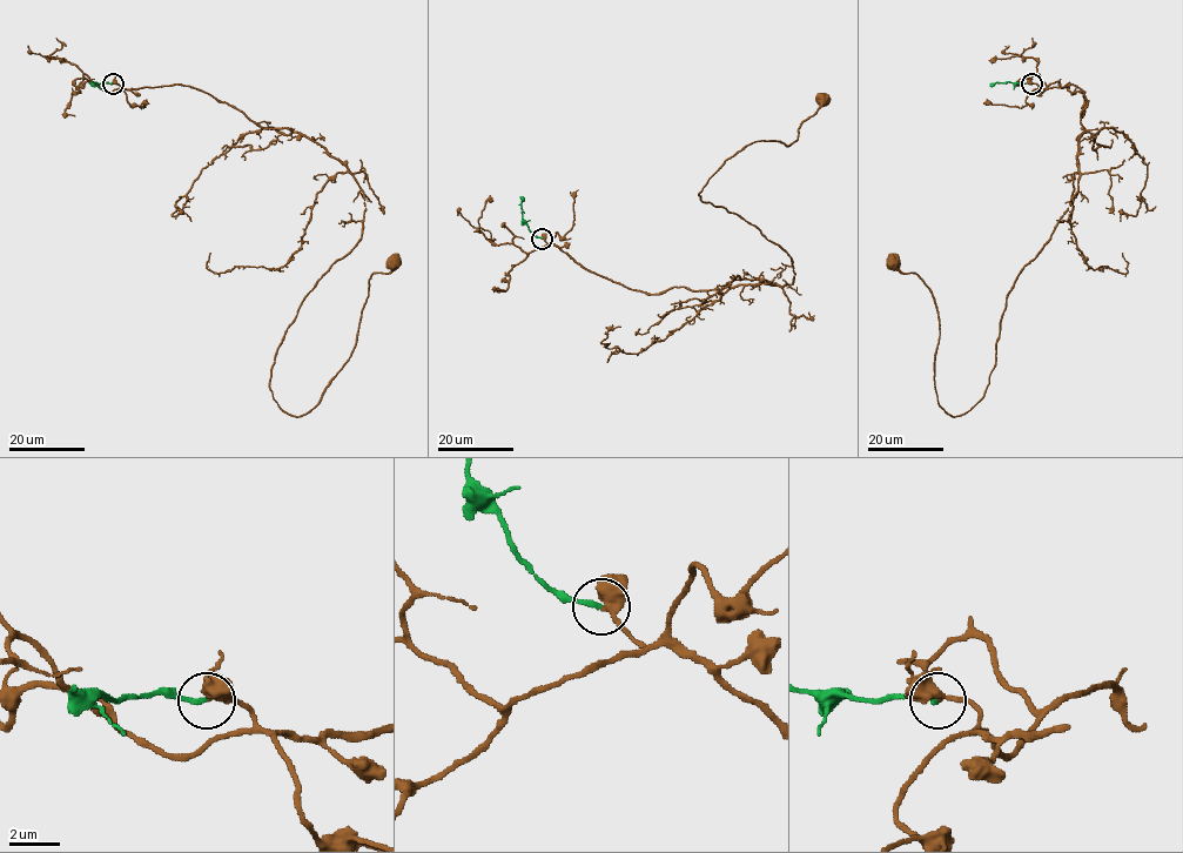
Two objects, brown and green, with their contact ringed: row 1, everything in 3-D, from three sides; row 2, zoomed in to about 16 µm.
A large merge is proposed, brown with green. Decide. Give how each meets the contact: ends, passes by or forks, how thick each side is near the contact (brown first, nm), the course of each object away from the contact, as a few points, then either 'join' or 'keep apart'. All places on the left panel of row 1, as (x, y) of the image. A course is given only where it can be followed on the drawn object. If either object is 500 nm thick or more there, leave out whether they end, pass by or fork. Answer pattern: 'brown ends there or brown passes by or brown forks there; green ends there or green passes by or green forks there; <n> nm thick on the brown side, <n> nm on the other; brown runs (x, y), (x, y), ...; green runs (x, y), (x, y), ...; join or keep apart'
brown passes by; green ends there; 360 nm thick on the brown side, 200 nm on the other; brown runs (113, 84), (208, 93), (318, 142), (362, 192), (361, 241), (279, 346), (286, 412), (317, 404), (392, 262); green runs (113, 84), (92, 82), (94, 86); join

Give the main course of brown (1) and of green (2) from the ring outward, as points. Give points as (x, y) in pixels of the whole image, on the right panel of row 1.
1: (1032, 84), (1083, 93), (1079, 182), (1008, 295), (989, 384), (966, 412), (939, 404), (932, 290), (893, 262)
2: (1032, 84), (995, 82), (989, 86)

